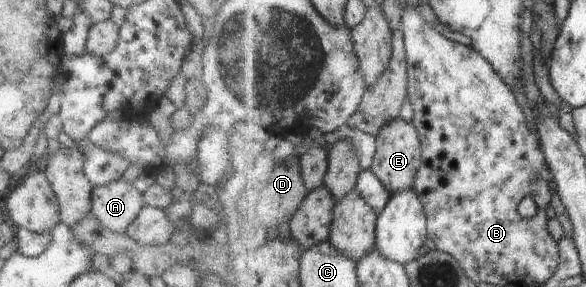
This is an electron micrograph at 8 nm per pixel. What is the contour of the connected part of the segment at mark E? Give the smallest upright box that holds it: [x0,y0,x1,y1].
[372,118,424,196]

